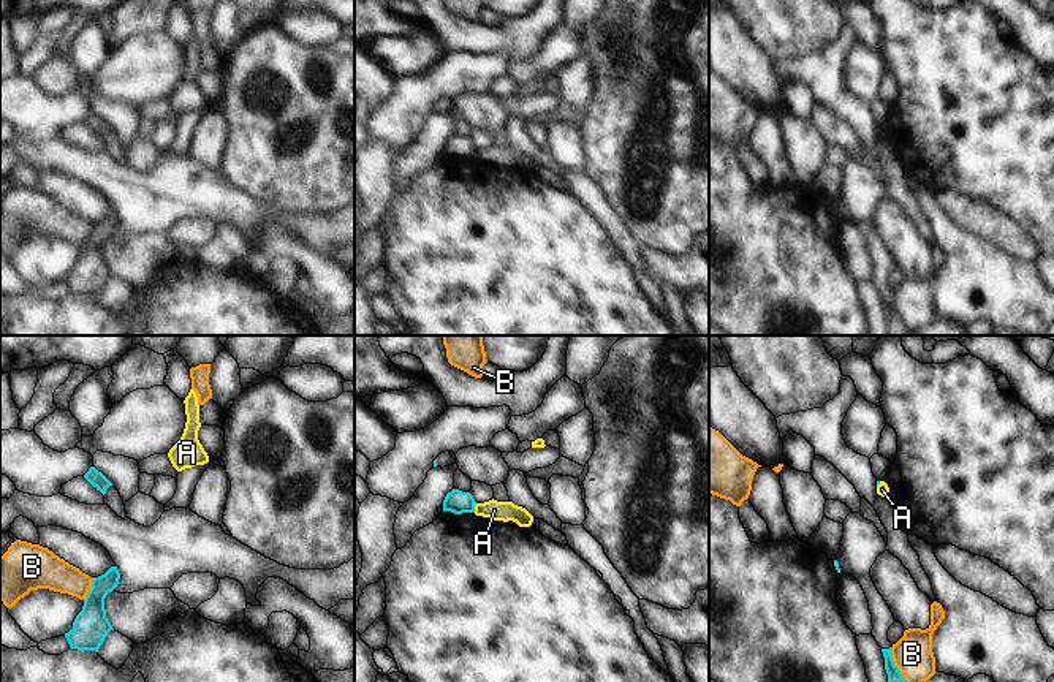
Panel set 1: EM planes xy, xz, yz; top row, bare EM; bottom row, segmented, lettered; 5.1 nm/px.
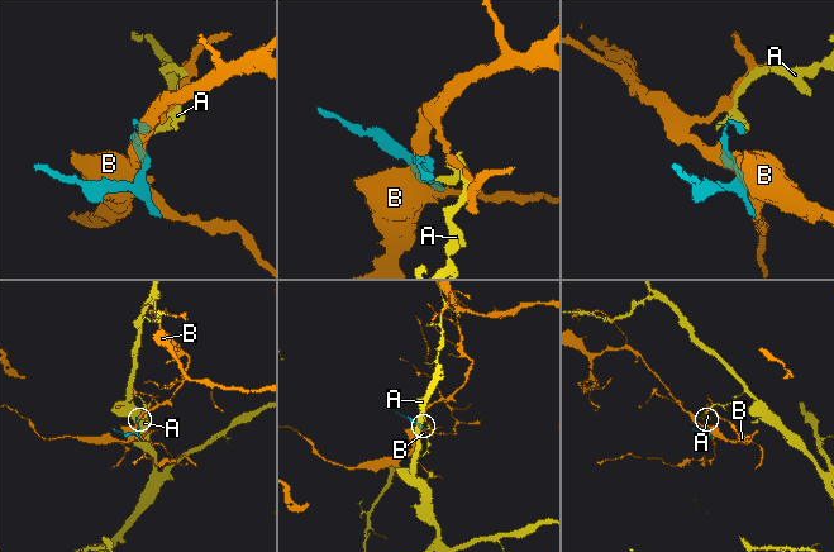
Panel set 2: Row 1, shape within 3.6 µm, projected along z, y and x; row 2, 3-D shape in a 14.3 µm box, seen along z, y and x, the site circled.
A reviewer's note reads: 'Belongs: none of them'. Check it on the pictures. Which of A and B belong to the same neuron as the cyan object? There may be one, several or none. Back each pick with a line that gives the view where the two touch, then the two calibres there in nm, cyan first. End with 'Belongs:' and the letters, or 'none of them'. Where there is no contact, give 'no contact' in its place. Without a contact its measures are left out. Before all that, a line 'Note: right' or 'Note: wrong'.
Note: right
Belongs: none of them

